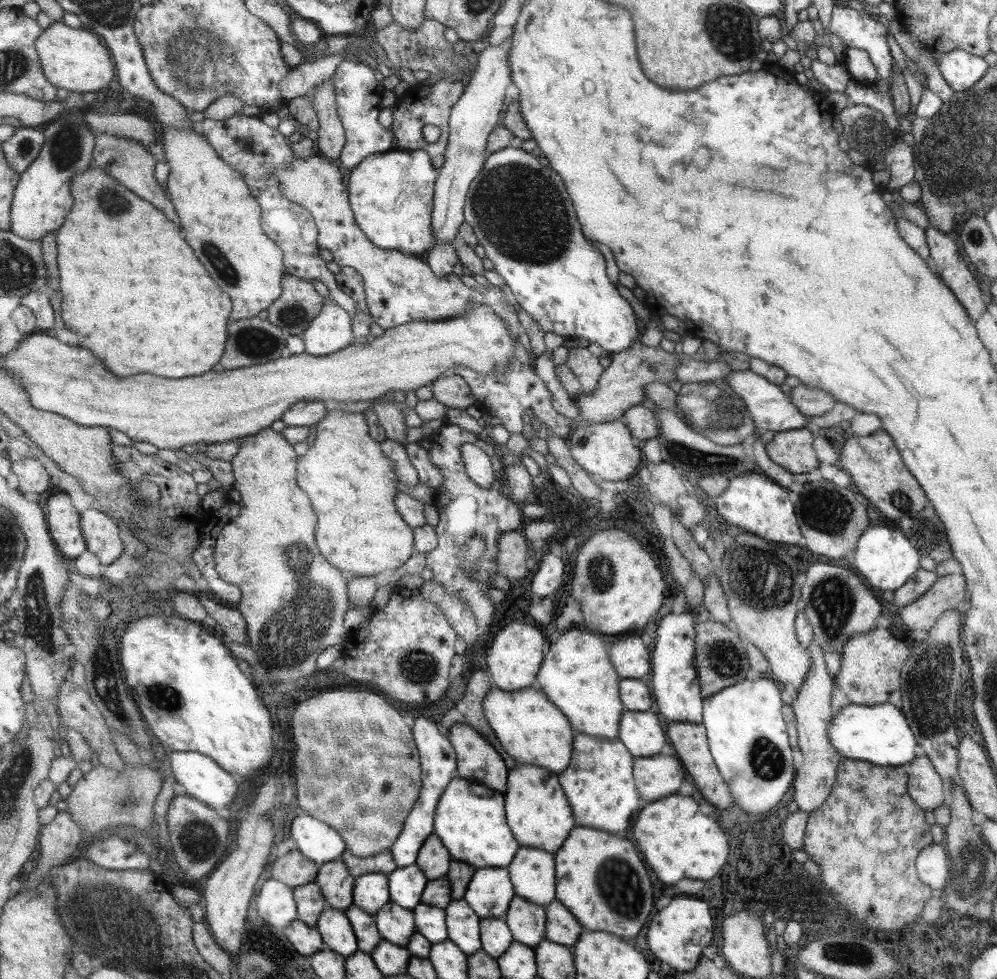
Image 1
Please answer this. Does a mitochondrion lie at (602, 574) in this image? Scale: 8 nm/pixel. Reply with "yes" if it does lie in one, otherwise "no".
yes

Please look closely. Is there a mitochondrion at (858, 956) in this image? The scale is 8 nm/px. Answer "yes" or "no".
yes

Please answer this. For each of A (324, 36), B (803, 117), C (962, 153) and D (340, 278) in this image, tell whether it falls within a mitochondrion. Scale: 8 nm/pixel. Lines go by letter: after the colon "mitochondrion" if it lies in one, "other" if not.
A: other
B: other
C: mitochondrion
D: other

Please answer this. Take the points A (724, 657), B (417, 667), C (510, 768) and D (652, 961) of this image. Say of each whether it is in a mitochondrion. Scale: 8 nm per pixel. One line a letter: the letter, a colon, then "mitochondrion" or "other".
A: mitochondrion
B: mitochondrion
C: other
D: other

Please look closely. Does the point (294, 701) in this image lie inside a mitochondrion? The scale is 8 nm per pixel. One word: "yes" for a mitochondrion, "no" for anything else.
no

